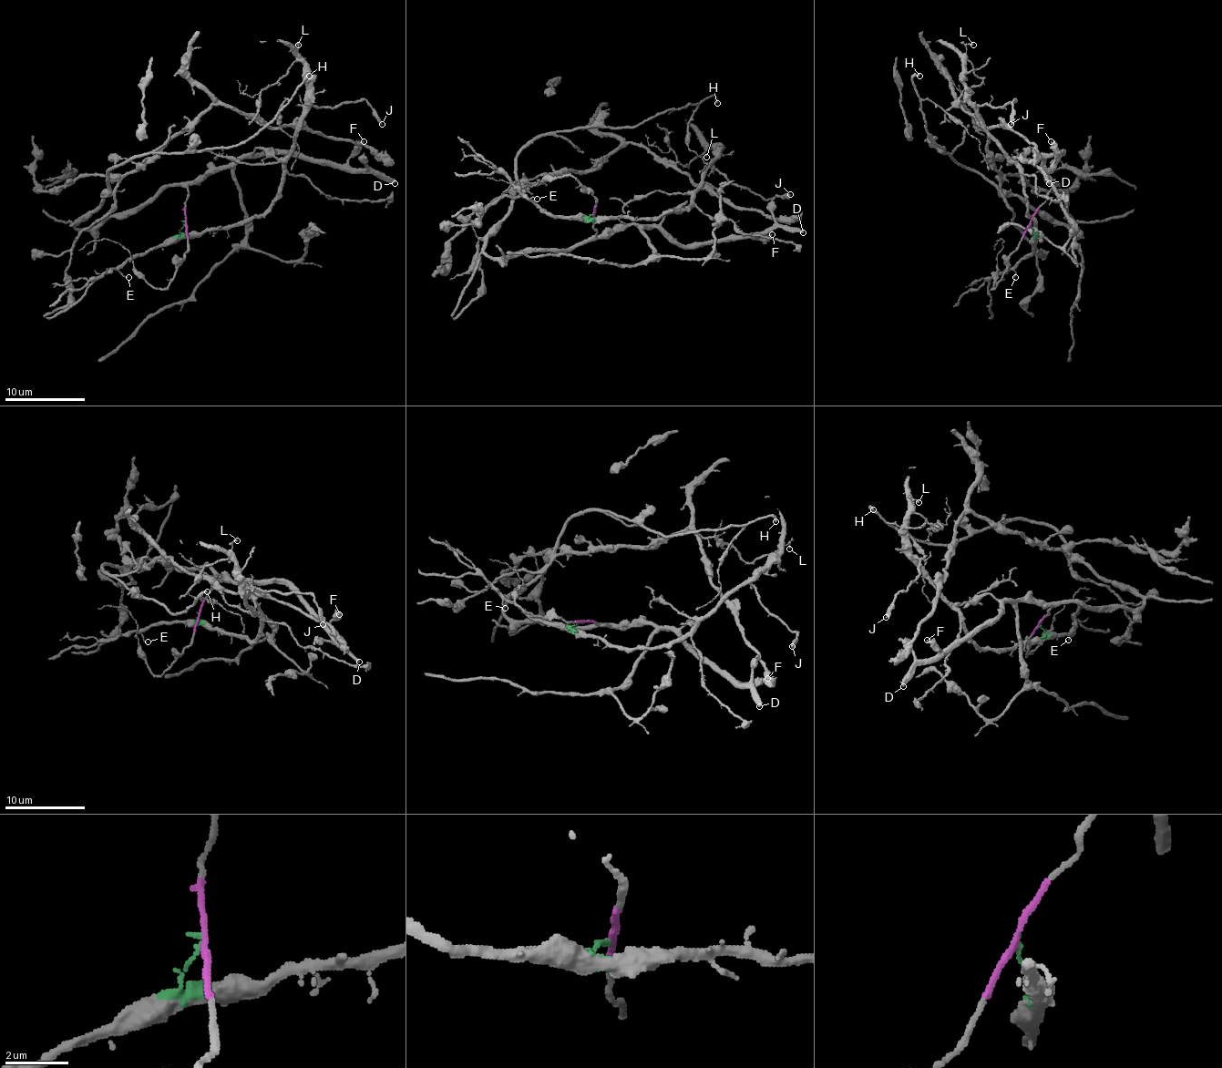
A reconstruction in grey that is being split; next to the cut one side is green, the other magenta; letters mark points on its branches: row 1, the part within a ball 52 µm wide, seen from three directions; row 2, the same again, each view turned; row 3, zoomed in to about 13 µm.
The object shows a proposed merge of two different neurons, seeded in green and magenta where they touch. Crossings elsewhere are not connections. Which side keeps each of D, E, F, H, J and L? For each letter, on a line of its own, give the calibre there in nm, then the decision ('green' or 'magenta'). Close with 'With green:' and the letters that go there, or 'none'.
D: 360 nm | magenta
E: 90 nm | green
F: 300 nm | magenta
H: 240 nm | magenta
J: 320 nm | green
L: 100 nm | green
With green: E, J, L

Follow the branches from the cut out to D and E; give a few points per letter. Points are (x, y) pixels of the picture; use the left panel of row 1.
D: (184, 222), (189, 187), (210, 172), (256, 157), (300, 155), (382, 172), (394, 182)
E: (184, 222), (177, 234), (135, 254), (118, 270), (128, 276)

